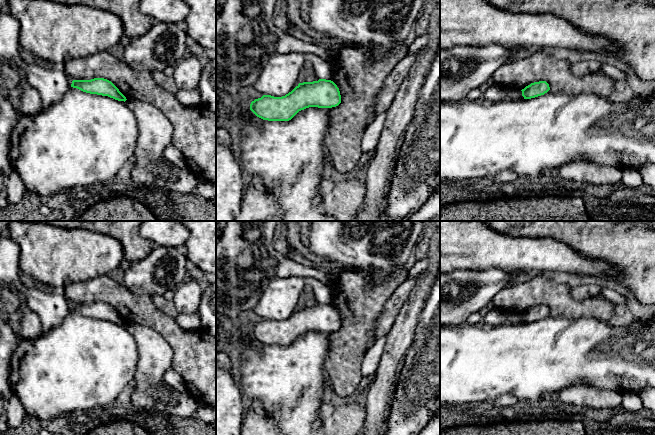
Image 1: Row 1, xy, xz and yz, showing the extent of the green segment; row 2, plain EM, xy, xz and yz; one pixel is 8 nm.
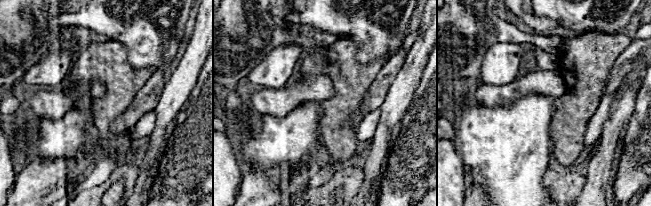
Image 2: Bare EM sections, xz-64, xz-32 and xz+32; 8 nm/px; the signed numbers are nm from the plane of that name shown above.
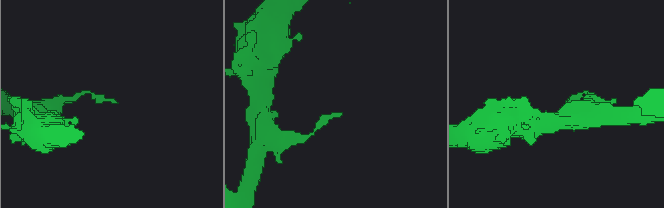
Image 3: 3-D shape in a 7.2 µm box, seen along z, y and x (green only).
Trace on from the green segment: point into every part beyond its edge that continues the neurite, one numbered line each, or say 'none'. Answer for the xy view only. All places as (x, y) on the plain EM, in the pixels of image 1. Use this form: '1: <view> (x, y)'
none

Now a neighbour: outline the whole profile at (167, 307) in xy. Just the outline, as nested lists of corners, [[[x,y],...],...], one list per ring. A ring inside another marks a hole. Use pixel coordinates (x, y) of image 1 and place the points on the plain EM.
[[[154,295],[151,296],[151,299],[154,303],[154,305],[163,313],[166,315],[176,318],[179,315],[179,312],[176,310],[174,304],[172,301],[166,300],[163,296],[160,295]]]

